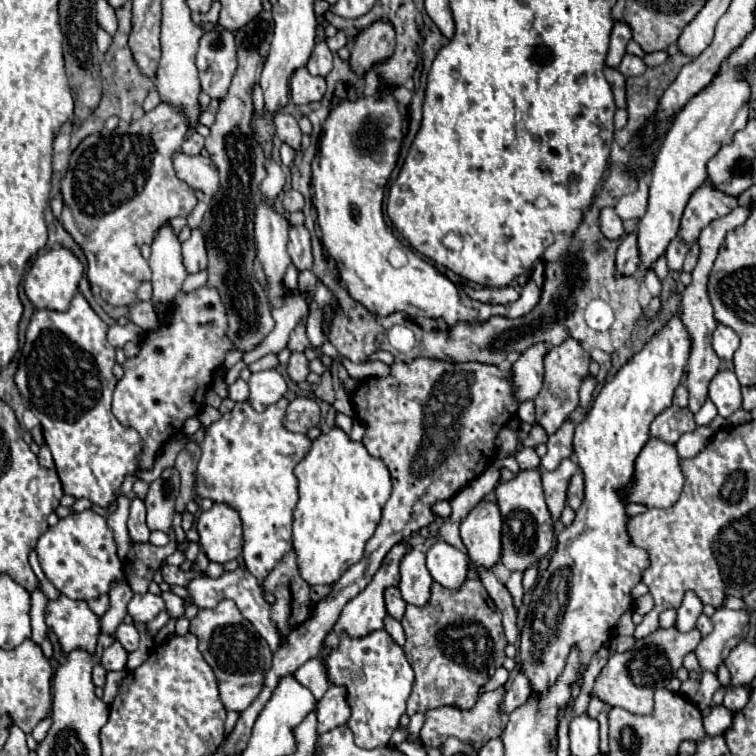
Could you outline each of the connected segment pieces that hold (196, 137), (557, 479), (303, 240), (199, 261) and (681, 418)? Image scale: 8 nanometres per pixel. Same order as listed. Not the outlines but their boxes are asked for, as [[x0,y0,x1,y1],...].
[[182,132,204,156],[542,458,576,518],[288,226,312,272],[182,228,208,274],[650,404,696,444]]

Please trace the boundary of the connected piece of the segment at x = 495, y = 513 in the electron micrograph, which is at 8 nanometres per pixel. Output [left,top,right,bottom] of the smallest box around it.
[460,500,502,568]

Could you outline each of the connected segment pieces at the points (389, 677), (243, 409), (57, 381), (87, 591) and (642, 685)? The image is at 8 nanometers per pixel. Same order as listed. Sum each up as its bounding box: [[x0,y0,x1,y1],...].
[[324,630,414,750],[196,400,312,584],[14,292,142,508],[36,510,124,600],[592,626,700,714]]

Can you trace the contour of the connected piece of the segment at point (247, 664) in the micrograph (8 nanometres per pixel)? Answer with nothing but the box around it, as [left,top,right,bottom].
[190,600,272,712]

